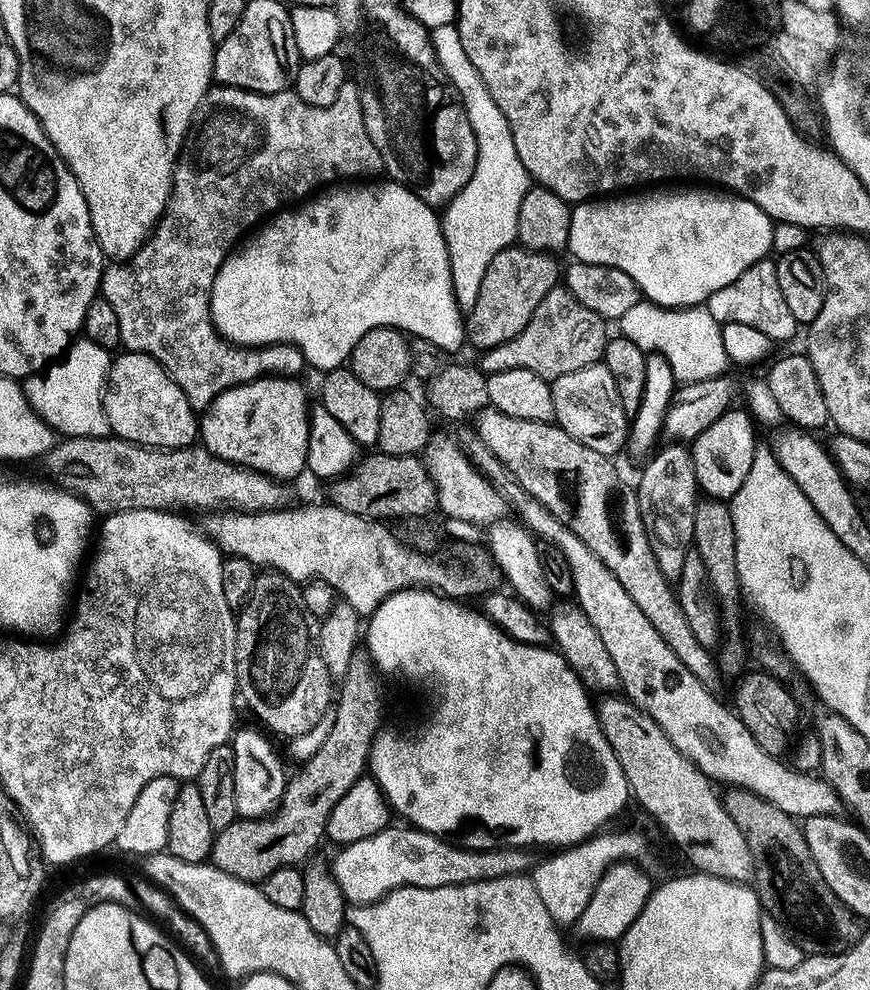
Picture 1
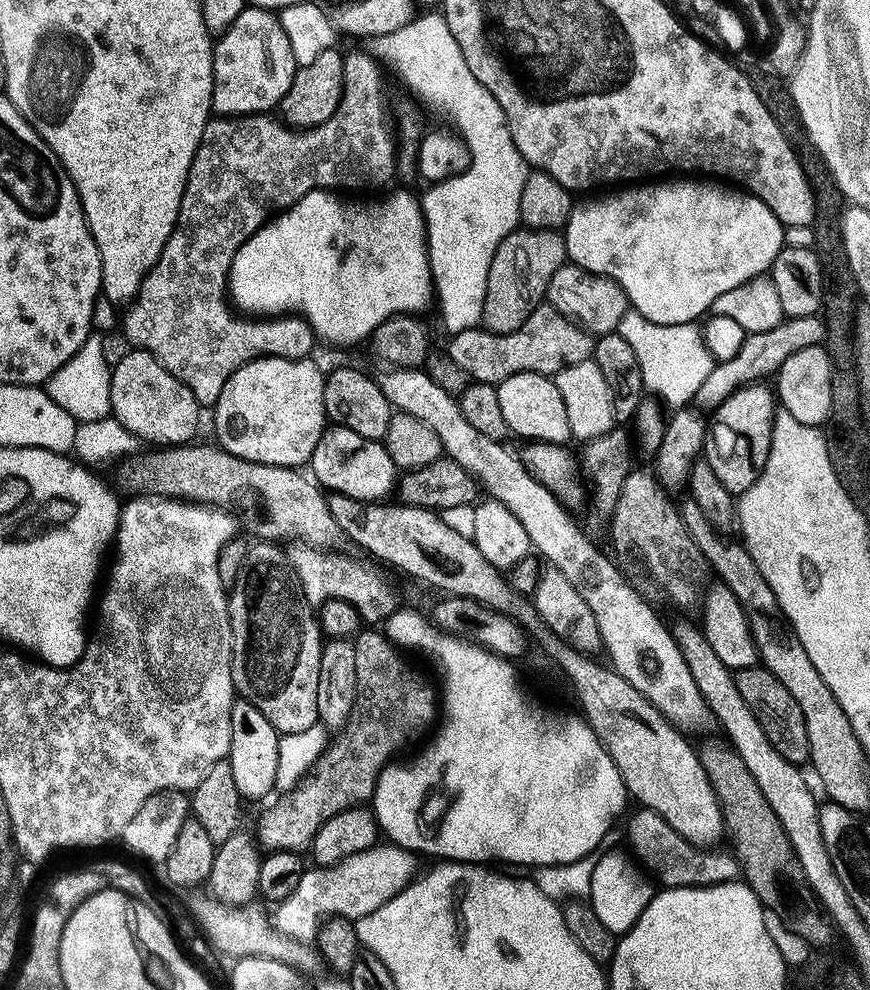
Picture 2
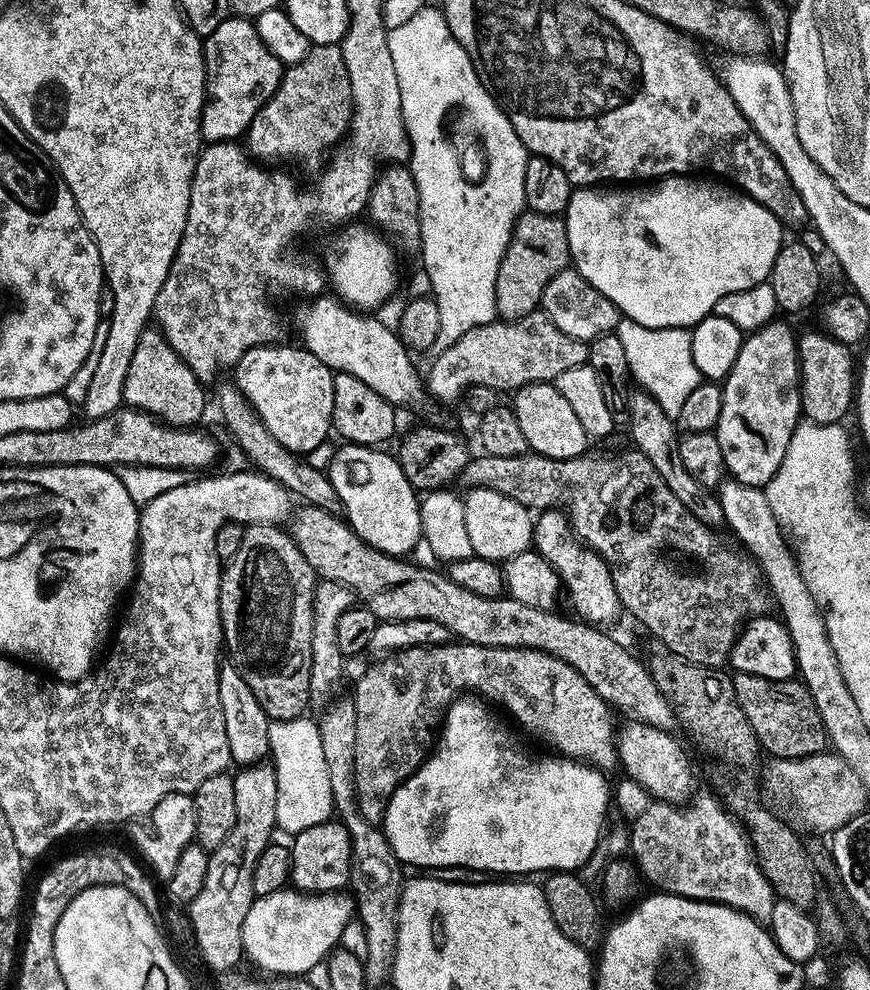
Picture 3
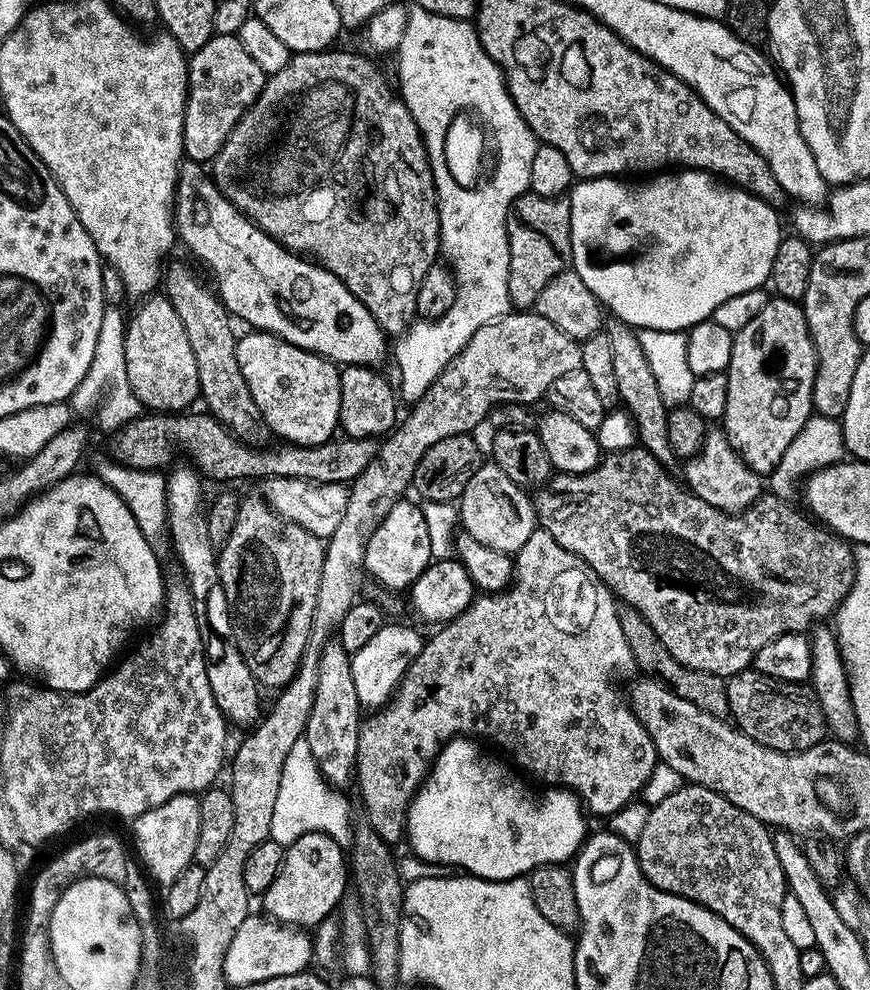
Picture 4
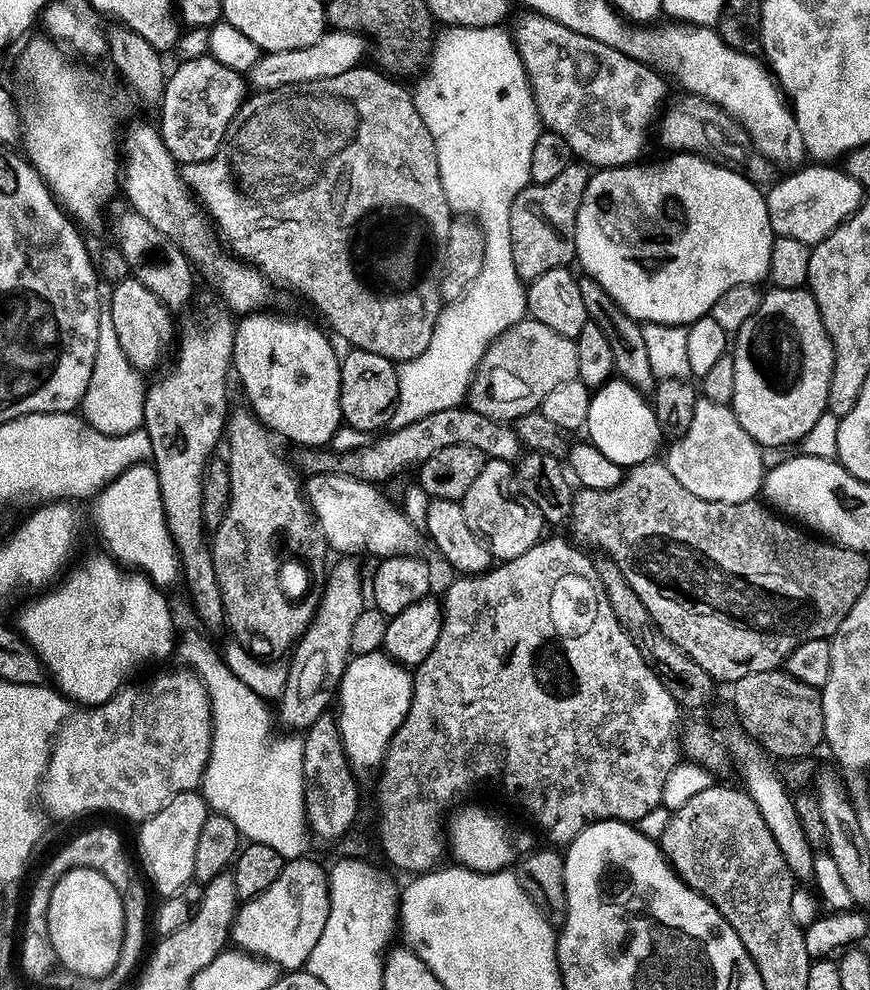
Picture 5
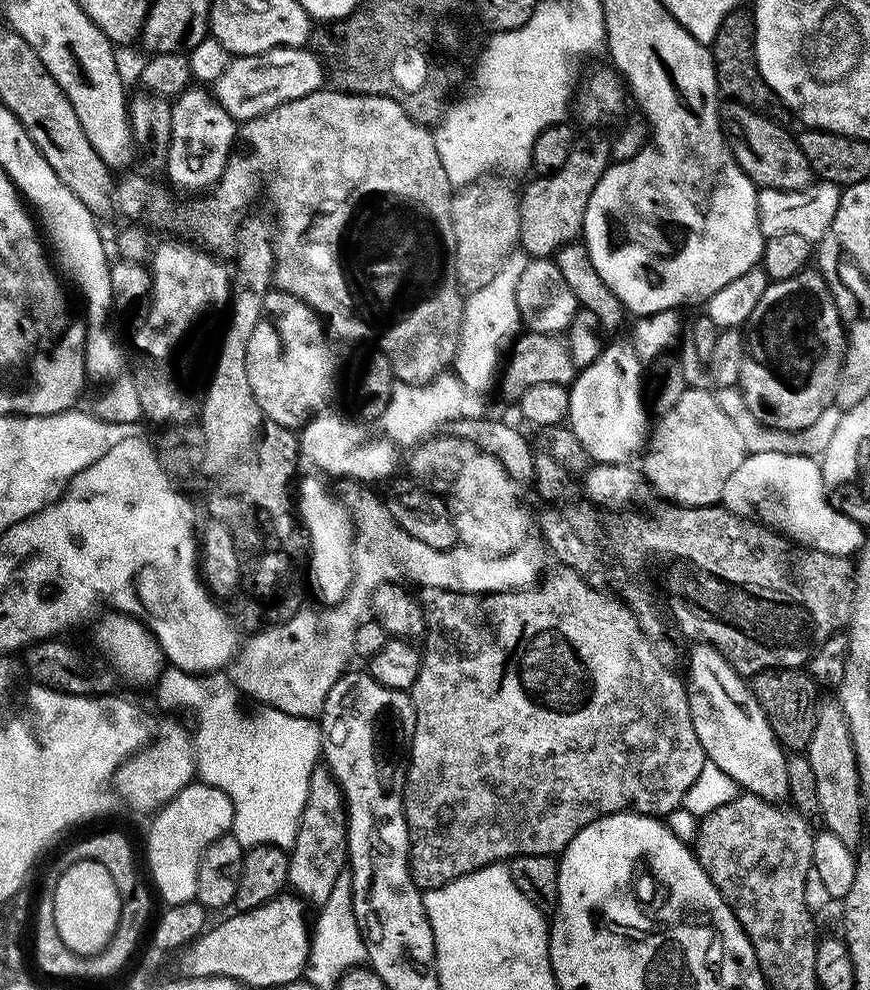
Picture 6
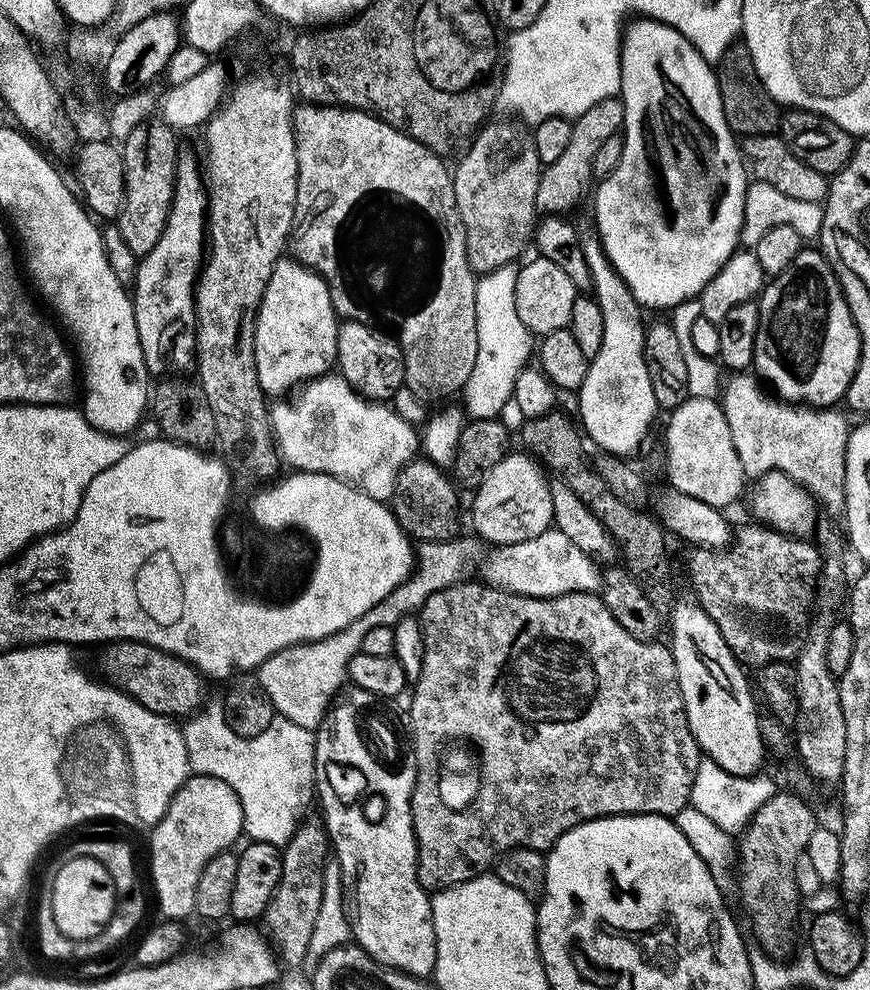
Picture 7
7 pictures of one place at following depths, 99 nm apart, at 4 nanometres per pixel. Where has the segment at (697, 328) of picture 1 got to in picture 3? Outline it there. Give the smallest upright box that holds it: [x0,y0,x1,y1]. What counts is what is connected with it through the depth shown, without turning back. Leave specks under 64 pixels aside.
[614,318,702,417]

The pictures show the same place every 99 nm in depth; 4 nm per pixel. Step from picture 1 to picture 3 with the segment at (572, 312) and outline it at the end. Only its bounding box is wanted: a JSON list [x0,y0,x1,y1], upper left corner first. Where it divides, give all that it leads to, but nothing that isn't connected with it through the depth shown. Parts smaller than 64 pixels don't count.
[426,311,588,404]

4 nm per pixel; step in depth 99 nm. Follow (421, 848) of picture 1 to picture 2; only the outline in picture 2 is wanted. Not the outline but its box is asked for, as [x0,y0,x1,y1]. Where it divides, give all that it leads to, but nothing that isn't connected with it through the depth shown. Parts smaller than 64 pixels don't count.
[271,842,417,942]

